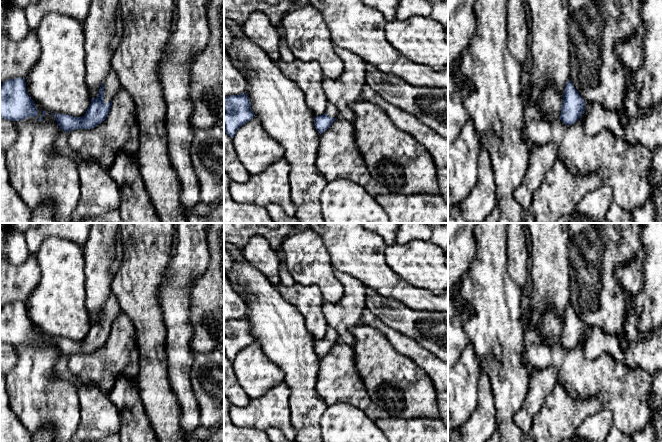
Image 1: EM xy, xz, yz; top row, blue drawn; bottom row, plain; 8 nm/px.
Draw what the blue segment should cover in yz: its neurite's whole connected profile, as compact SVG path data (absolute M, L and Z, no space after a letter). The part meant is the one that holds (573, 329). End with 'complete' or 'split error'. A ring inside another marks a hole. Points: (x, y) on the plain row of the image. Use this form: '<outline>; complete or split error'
M569 304L566 307L561 330L560 343L565 349L574 348L581 342L585 333L585 326Z; complete

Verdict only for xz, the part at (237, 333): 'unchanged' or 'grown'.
unchanged

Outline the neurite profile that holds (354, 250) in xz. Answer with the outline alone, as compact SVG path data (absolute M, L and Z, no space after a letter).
M360 223L308 224L309 229L318 233L324 241L333 268L355 277L367 288L371 288L382 296L399 301L411 309L448 312L448 290L441 294L435 294L425 288L415 287L389 268L385 262L387 245L380 235L365 229Z

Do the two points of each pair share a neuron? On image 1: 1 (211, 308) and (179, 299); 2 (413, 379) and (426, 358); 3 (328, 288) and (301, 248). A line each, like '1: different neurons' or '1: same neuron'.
1: different neurons
2: different neurons
3: same neuron

